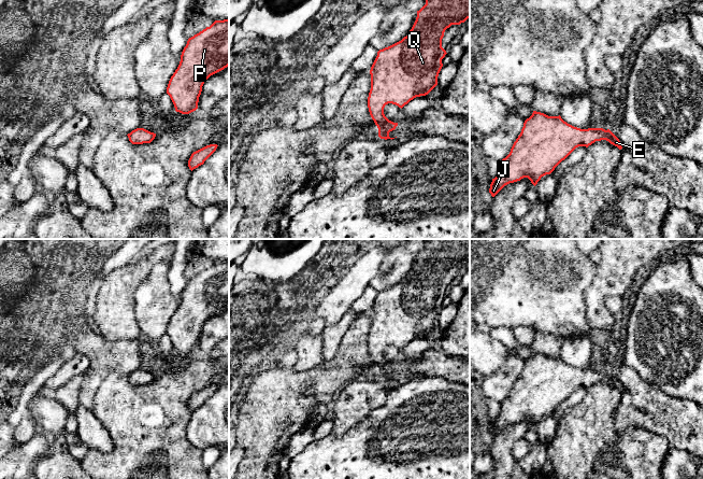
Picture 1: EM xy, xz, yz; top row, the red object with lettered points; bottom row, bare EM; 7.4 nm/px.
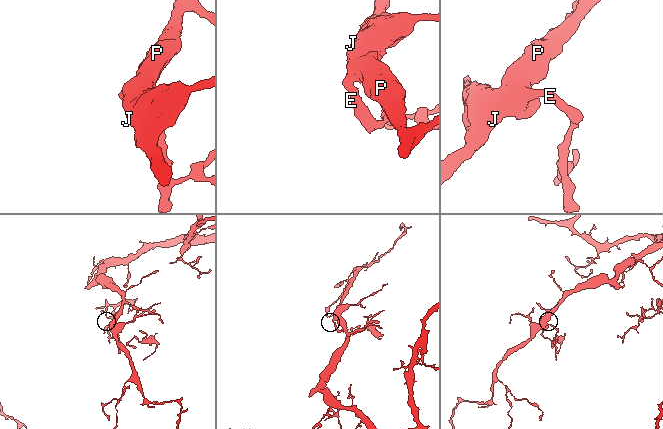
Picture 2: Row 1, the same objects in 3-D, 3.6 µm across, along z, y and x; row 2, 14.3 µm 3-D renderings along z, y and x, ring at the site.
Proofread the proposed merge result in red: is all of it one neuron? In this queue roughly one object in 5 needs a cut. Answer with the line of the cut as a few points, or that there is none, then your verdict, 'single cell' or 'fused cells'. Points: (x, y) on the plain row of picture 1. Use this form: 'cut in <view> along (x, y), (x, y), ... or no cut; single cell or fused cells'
no cut; single cell

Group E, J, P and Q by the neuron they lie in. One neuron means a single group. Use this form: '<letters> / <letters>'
E J P Q

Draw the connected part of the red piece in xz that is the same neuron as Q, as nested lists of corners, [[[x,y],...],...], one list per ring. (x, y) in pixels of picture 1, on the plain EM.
[[[426,239],[426,245],[417,252],[416,262],[408,276],[377,293],[370,311],[371,330],[368,349],[381,380],[394,380],[389,378],[389,374],[398,367],[398,364],[385,357],[385,347],[392,344],[402,350],[414,339],[428,336],[437,326],[437,318],[443,308],[442,300],[447,295],[442,288],[444,273],[451,266],[460,266],[468,259],[470,239]]]

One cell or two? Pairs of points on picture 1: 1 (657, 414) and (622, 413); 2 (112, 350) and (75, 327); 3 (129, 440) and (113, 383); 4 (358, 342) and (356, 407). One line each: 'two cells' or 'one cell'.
1: one cell
2: one cell
3: one cell
4: two cells

